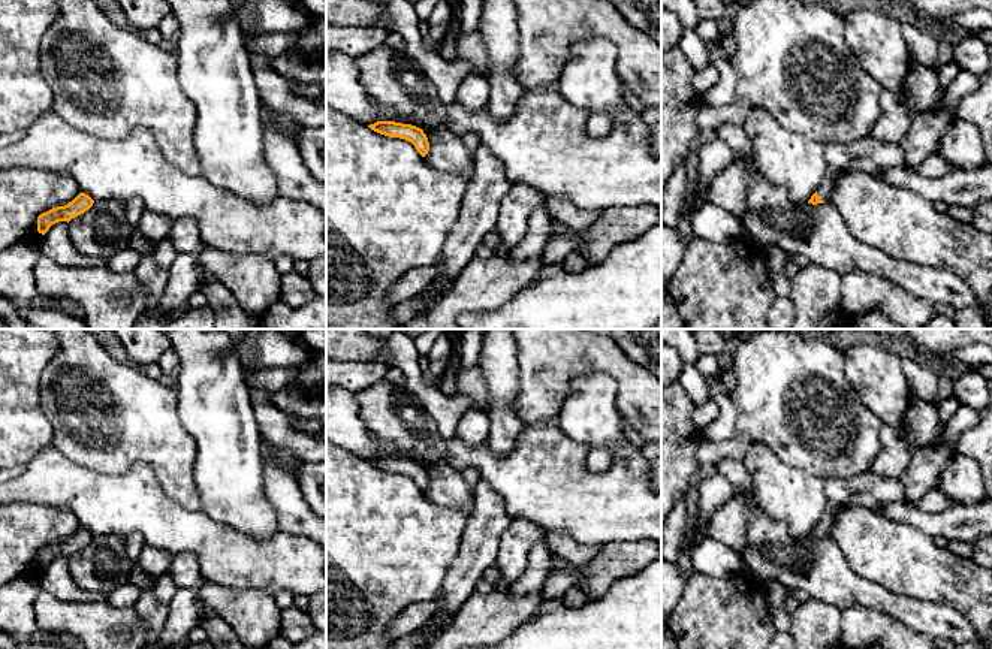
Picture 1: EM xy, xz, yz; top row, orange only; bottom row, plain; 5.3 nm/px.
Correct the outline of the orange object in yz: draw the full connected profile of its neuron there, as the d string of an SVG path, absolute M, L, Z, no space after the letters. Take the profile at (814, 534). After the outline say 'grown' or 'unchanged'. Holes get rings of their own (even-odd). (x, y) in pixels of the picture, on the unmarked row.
M865 473L848 479L826 480L827 504L817 526L808 538L829 535L833 520L845 505L877 508L890 502L905 501L905 489L898 479Z; grown

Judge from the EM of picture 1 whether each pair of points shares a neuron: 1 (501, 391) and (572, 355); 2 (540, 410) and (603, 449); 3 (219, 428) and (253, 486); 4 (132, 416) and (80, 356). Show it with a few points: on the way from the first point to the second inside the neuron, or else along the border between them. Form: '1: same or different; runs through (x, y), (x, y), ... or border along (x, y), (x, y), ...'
1: different; border along (516, 347), (516, 394), (512, 407), (519, 417)
2: different; border along (569, 386), (570, 392), (554, 422)
3: same; runs through (228, 443), (228, 461), (238, 471)
4: same; runs through (117, 400), (106, 379), (96, 373)

